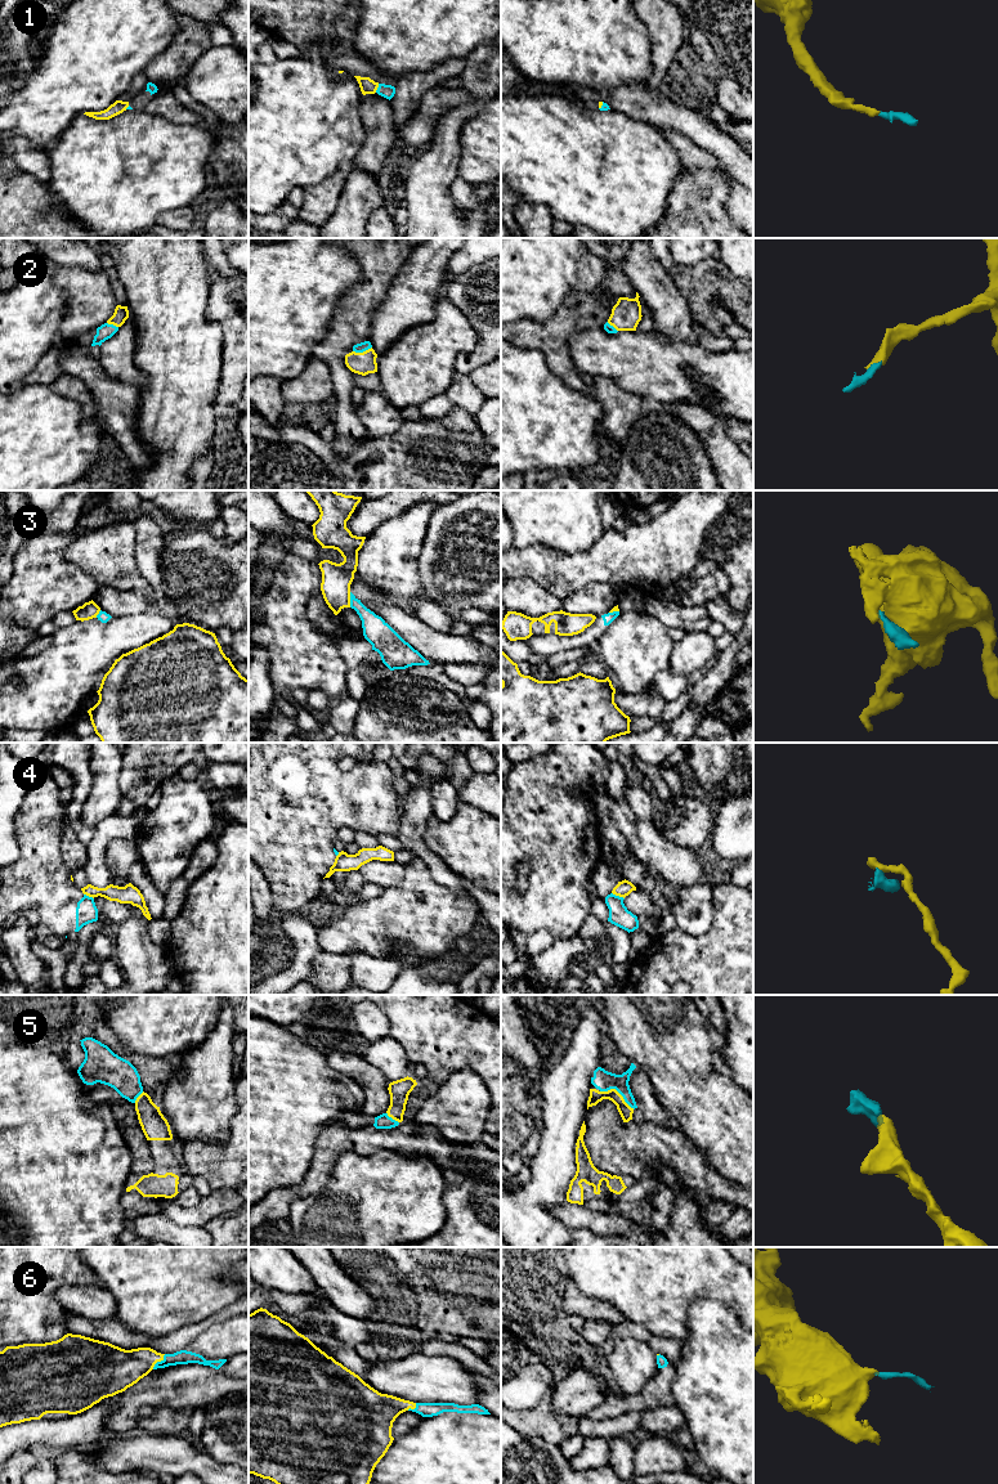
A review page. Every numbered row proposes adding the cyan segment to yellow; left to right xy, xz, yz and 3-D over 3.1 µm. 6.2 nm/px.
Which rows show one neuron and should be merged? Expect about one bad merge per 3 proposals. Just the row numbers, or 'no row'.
1, 2, 5, 6

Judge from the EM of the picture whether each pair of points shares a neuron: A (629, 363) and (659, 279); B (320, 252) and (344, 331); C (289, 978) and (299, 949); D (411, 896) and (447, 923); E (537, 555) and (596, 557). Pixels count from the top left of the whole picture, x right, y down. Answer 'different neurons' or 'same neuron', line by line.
A: different neurons
B: different neurons
C: same neuron
D: same neuron
E: same neuron

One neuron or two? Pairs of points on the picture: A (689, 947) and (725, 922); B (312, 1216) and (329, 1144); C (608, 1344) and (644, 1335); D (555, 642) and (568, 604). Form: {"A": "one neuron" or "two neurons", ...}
{"A": "one neuron", "B": "two neurons", "C": "one neuron", "D": "two neurons"}

